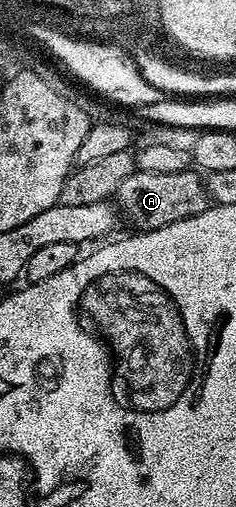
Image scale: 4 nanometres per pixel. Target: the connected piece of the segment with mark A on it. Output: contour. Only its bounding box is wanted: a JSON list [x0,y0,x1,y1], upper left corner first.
[117,169,208,231]

